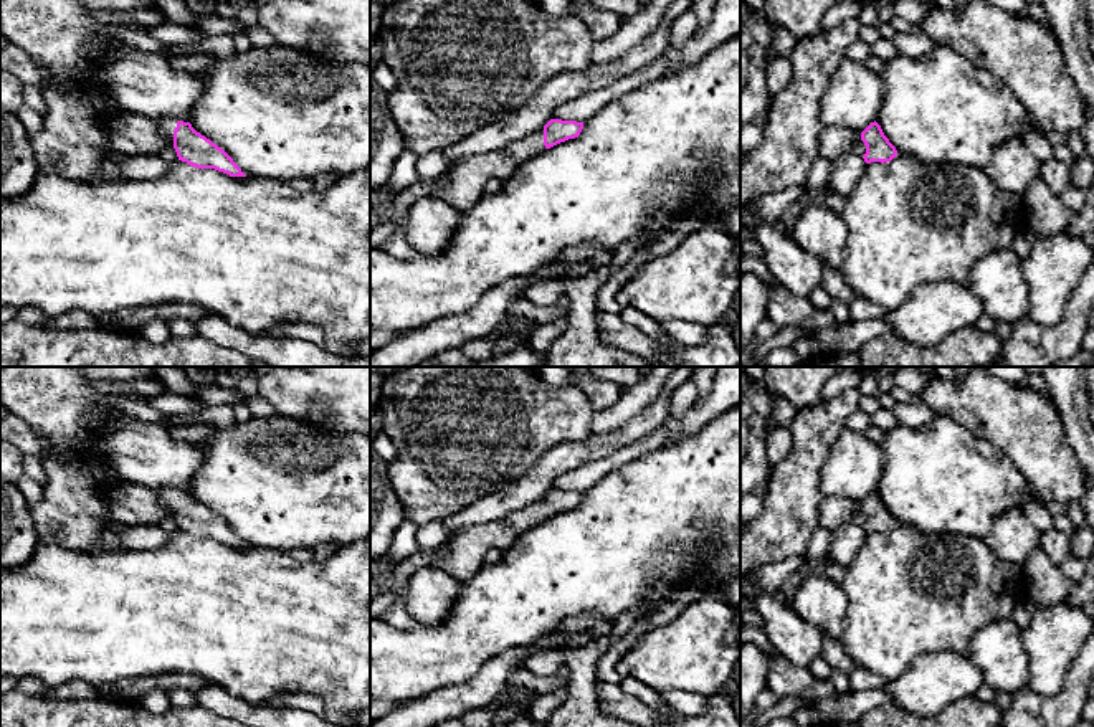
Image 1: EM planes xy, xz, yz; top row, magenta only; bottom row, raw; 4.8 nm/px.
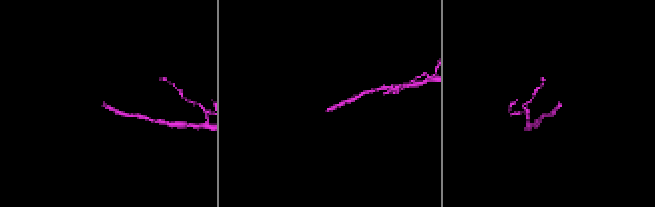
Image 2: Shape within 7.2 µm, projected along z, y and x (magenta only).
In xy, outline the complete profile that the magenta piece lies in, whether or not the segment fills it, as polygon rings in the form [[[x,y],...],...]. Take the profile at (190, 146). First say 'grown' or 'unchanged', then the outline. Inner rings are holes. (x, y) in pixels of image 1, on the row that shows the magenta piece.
grown; [[[162,117],[155,122],[169,145],[175,149],[178,160],[197,169],[215,169],[230,177],[246,177],[223,149],[197,132],[190,122],[175,117]]]

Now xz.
grown; [[[550,119],[542,129],[507,144],[504,150],[517,165],[521,165],[545,149],[578,137],[582,129],[583,122]]]

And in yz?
unchanged; [[[876,121],[861,132],[861,140],[866,145],[866,154],[863,155],[866,164],[891,162],[897,155],[896,147],[889,142]]]

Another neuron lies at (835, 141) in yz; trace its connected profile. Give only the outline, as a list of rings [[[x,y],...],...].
[[[828,126],[820,135],[820,157],[835,160],[836,157],[851,152],[856,139],[861,132],[856,132],[841,126]]]

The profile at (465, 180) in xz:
[[[504,149],[469,155],[449,165],[431,198],[443,200],[458,211],[466,210],[483,197],[489,178],[507,178],[517,167]]]

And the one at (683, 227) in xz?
[[[701,190],[694,200],[694,208],[684,216],[676,218],[664,235],[649,248],[640,249],[625,268],[618,269],[600,289],[597,297],[597,311],[618,314],[621,306],[616,294],[621,287],[649,261],[671,253],[692,231],[701,228],[701,220],[709,210],[709,192]]]

